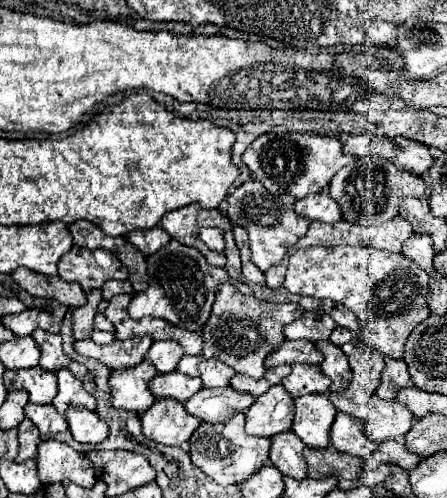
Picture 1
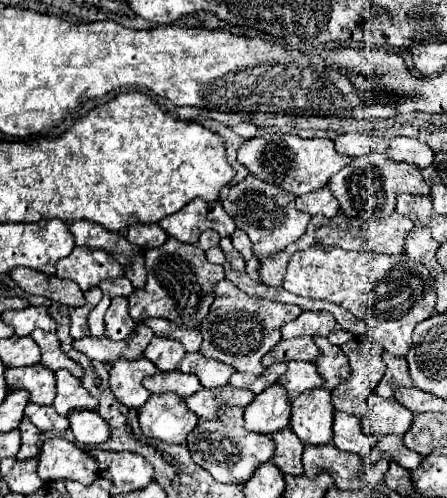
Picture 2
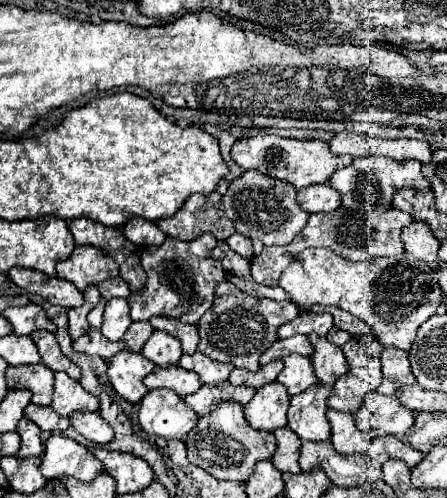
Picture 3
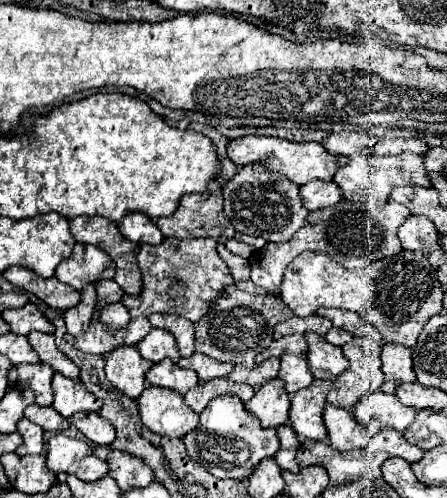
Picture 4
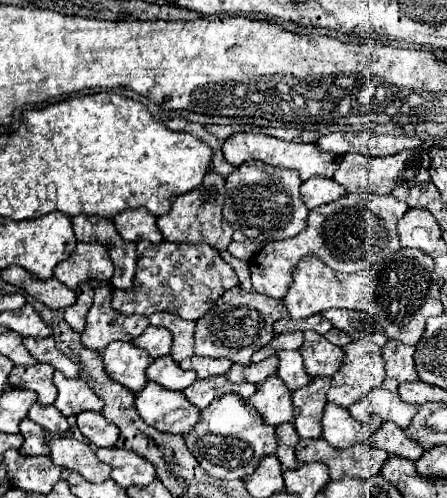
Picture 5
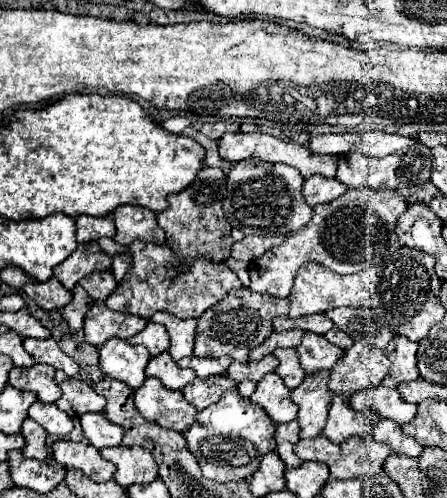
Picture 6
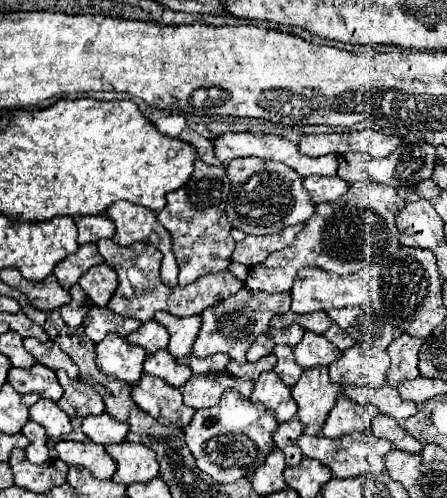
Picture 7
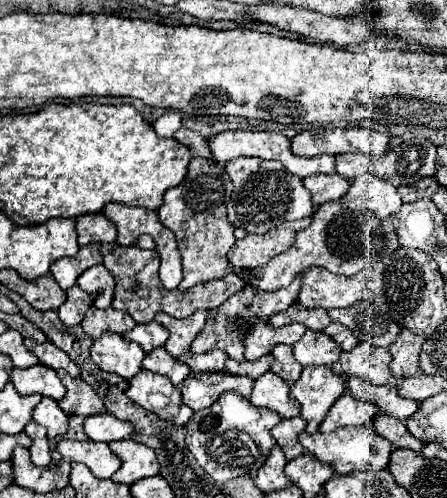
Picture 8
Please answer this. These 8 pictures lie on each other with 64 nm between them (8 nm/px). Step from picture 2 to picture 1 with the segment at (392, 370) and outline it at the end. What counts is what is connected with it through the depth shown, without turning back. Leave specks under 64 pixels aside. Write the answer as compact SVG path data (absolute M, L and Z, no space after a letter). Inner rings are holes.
M384 358L386 360L386 368L382 370L382 378L380 378L380 386L376 390L376 394L380 398L396 398L396 392L400 388L412 386L412 378L408 374L408 366L404 360L394 360L394 358Z

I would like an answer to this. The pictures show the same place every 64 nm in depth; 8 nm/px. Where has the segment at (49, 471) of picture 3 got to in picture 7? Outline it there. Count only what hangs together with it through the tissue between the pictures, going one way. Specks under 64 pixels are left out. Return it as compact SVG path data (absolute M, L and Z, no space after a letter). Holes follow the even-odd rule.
M60 440L54 446L58 450L60 460L70 466L84 466L92 472L92 476L104 480L116 472L116 462L108 456L102 444L94 442L74 442L74 440Z

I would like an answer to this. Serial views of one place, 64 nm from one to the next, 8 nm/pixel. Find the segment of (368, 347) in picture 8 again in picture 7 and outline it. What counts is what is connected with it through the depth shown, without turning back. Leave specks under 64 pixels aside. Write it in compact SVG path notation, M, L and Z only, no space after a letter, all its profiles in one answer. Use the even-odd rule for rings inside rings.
M358 342L354 348L342 352L342 356L332 362L330 378L338 384L356 384L356 386L384 386L386 372L390 368L390 356L386 350Z

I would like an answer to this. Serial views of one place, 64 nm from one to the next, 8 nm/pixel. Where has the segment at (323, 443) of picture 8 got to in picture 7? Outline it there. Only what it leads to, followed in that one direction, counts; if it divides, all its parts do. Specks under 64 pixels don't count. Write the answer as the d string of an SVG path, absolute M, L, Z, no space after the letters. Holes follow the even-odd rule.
M352 432L348 436L340 436L338 440L326 438L326 436L306 436L302 434L298 438L298 444L302 448L302 454L308 458L314 458L328 466L336 478L352 478L364 472L380 474L384 470L384 456L392 450L392 444L388 440L380 440L374 436L374 432Z

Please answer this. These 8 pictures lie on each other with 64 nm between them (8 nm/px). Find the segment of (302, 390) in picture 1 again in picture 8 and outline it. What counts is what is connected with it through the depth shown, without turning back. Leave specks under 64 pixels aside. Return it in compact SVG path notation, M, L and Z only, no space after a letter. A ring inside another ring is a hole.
M276 344L272 348L272 356L274 356L274 362L272 362L272 372L274 374L280 374L288 384L292 384L300 378L302 366L296 362L296 358L292 354L292 346Z

